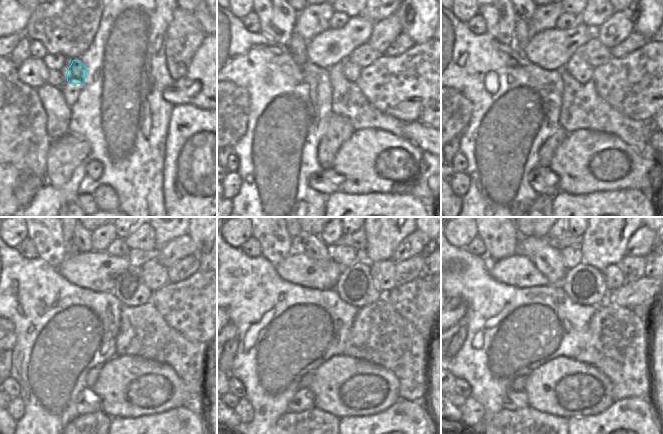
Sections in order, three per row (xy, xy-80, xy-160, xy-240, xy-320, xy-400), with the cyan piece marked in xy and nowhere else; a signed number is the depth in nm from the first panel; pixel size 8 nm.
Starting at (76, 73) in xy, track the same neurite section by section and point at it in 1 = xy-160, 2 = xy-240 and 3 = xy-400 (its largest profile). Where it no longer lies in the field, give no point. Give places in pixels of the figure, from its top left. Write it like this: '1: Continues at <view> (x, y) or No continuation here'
1: Continues at xy-160 (522, 34)
2: Continues at xy-240 (71, 249)
3: No continuation here

